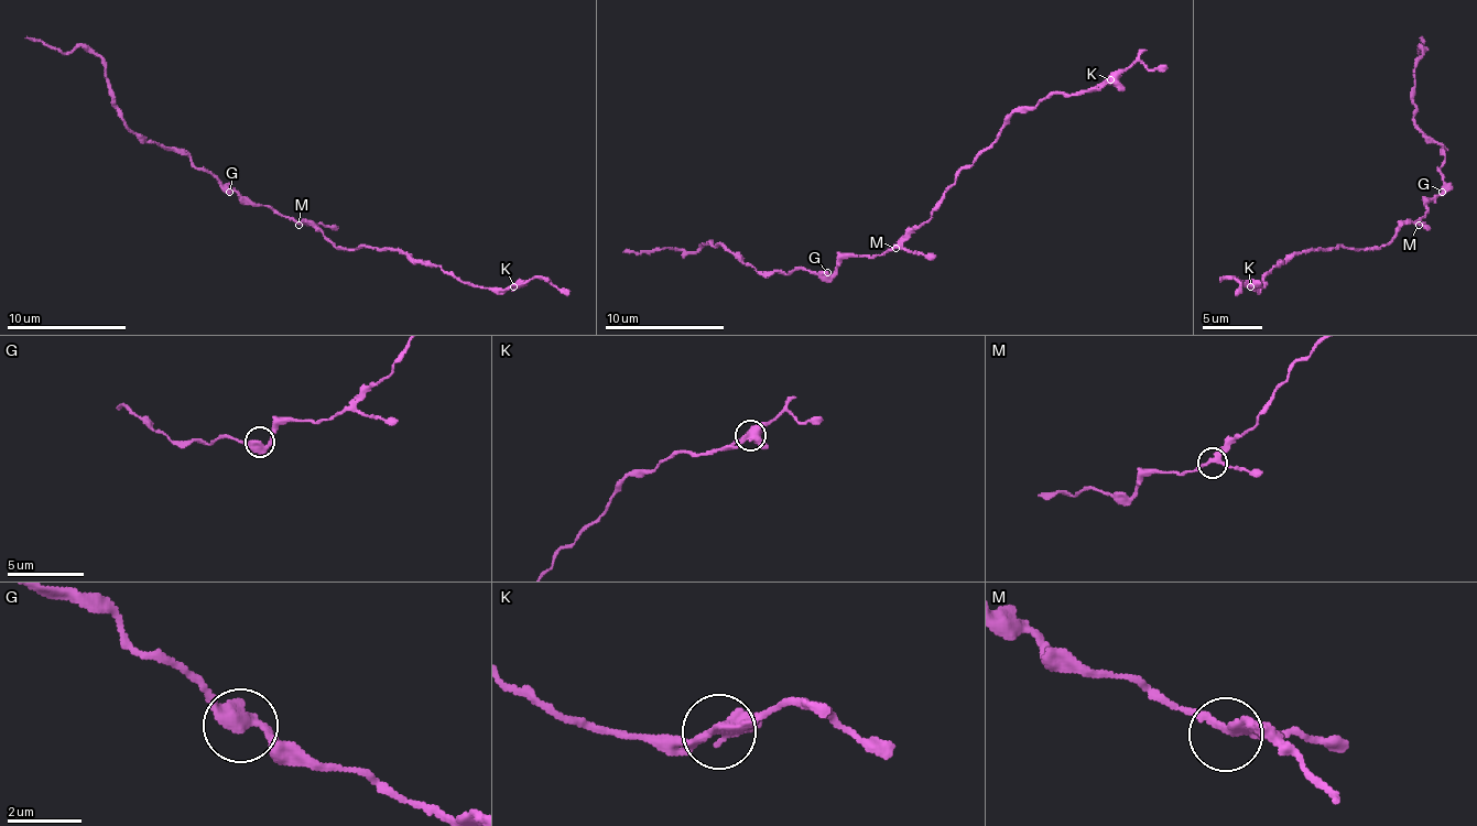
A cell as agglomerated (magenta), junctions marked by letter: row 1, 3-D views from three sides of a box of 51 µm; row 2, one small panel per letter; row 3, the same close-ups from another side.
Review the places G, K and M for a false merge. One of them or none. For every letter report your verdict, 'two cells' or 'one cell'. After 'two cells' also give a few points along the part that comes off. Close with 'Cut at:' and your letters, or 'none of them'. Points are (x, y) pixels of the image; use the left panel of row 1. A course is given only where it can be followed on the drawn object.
G: one cell
K: one cell
M: one cell
Cut at: none of them

